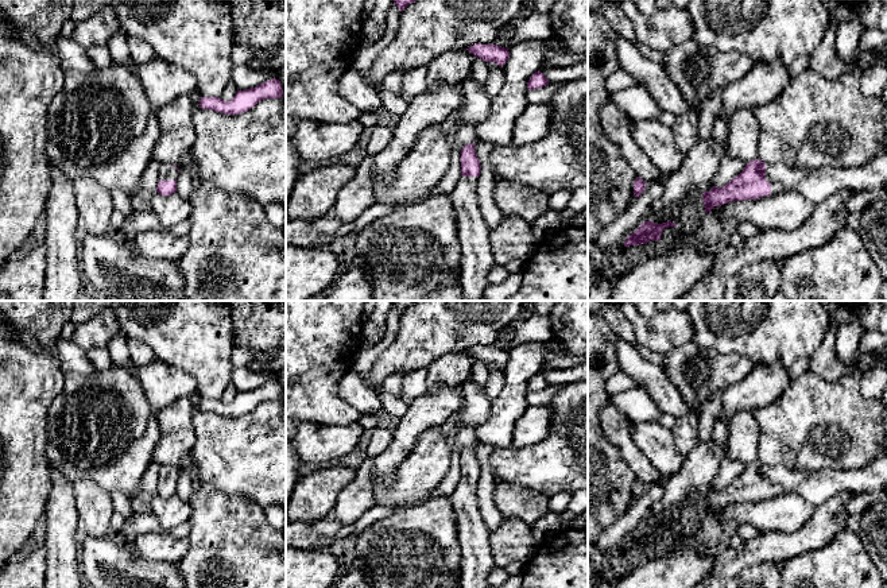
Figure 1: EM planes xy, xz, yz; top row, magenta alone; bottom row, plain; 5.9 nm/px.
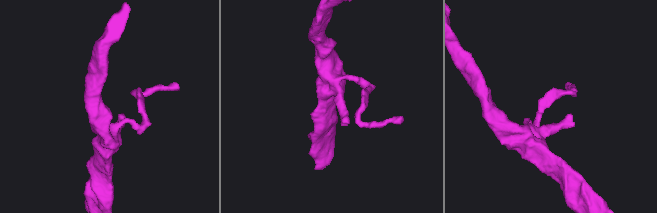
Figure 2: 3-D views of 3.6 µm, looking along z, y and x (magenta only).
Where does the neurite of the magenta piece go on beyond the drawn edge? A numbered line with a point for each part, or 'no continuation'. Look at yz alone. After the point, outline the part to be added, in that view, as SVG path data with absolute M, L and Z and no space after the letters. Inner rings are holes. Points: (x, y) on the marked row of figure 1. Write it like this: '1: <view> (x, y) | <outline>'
1: yz (817, 185) | M887 151L853 169L791 169L766 165L766 181L771 193L797 190L813 204L820 204L840 190L882 189L887 183Z

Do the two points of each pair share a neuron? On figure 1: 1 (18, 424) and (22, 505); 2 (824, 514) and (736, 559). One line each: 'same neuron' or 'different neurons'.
1: same neuron
2: same neuron

